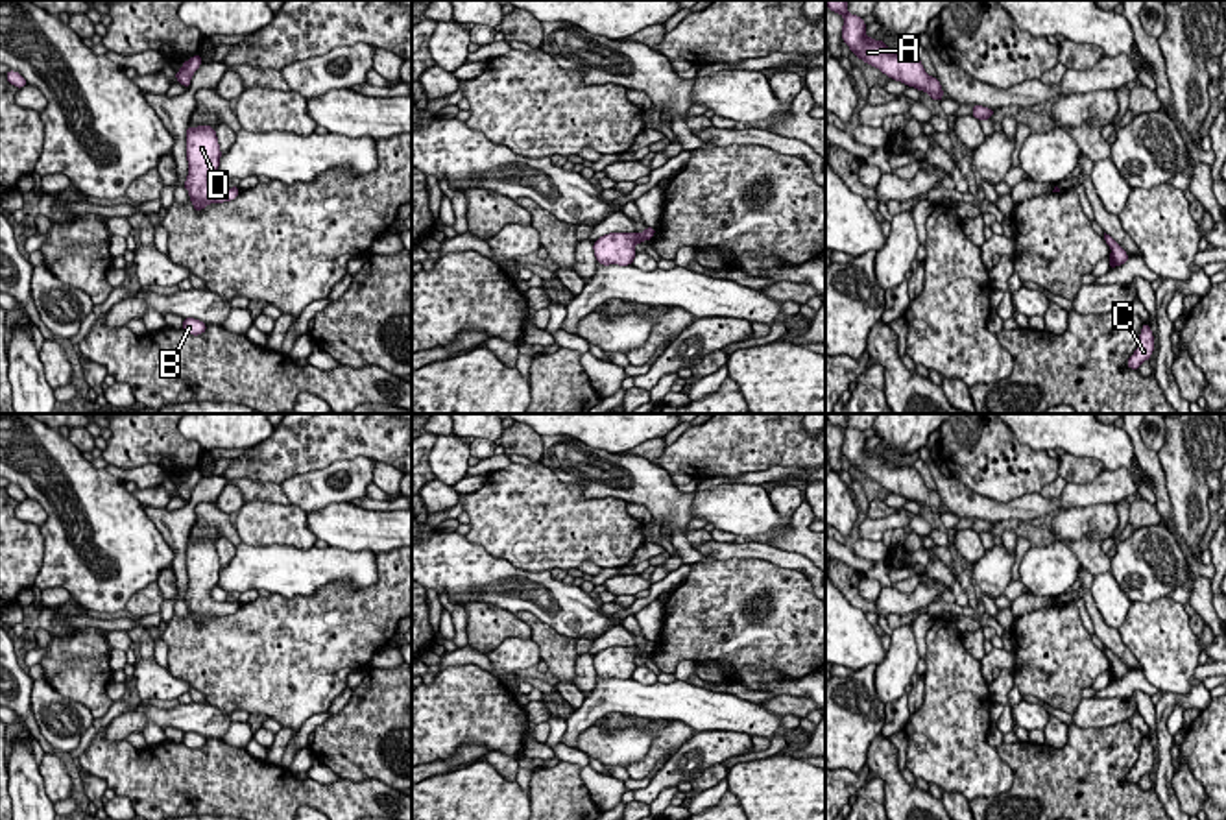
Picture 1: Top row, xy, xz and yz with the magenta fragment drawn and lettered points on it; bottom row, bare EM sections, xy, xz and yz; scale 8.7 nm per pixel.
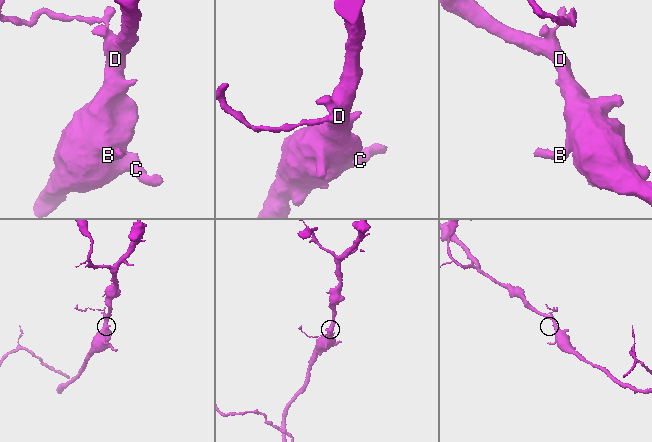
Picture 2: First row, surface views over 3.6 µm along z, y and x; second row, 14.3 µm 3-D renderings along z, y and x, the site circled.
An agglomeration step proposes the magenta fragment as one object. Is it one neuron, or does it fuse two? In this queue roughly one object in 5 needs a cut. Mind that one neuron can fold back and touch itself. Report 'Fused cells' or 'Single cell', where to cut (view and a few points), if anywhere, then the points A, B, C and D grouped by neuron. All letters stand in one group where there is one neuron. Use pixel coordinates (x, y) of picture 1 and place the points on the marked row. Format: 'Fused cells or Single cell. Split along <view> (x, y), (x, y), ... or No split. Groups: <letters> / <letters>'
Single cell. No split. Groups: A B C D

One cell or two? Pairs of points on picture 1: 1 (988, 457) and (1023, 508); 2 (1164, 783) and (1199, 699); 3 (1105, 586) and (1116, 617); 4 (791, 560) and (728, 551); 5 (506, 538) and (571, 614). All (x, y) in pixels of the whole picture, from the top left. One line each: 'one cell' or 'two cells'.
1: two cells
2: one cell
3: one cell
4: one cell
5: two cells

